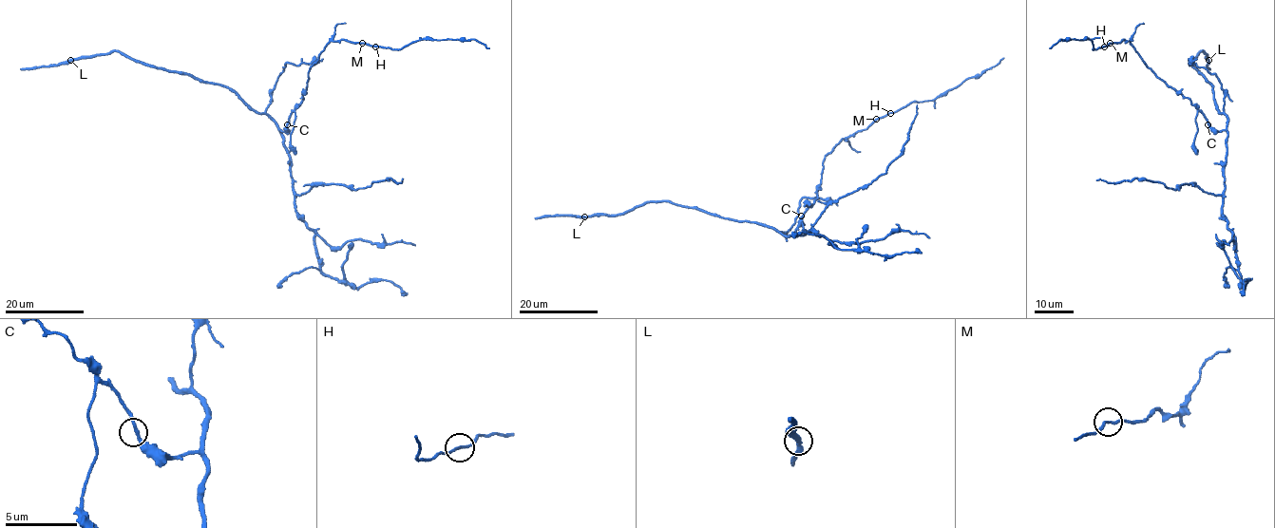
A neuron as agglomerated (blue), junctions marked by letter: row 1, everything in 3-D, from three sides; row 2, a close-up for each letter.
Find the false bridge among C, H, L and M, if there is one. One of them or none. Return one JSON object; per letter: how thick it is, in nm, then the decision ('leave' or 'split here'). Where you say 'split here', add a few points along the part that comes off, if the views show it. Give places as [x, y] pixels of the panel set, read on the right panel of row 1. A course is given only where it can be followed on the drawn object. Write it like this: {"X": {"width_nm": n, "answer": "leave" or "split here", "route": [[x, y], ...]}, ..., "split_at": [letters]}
{"C": {"width_nm": 240, "answer": "leave"}, "H": {"width_nm": 160, "answer": "leave"}, "L": {"width_nm": 340, "answer": "leave"}, "M": {"width_nm": 160, "answer": "leave"}, "split_at": []}

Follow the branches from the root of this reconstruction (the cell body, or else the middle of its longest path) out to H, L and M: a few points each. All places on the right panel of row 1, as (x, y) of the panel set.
H: (1208, 124), (1206, 117), (1188, 98), (1156, 76), (1129, 41), (1104, 46)
L: (1208, 124), (1220, 131), (1226, 128), (1227, 121), (1217, 109), (1212, 86), (1192, 66), (1202, 50), (1208, 60)
M: (1208, 124), (1206, 117), (1188, 98), (1156, 76), (1129, 41), (1111, 43)

